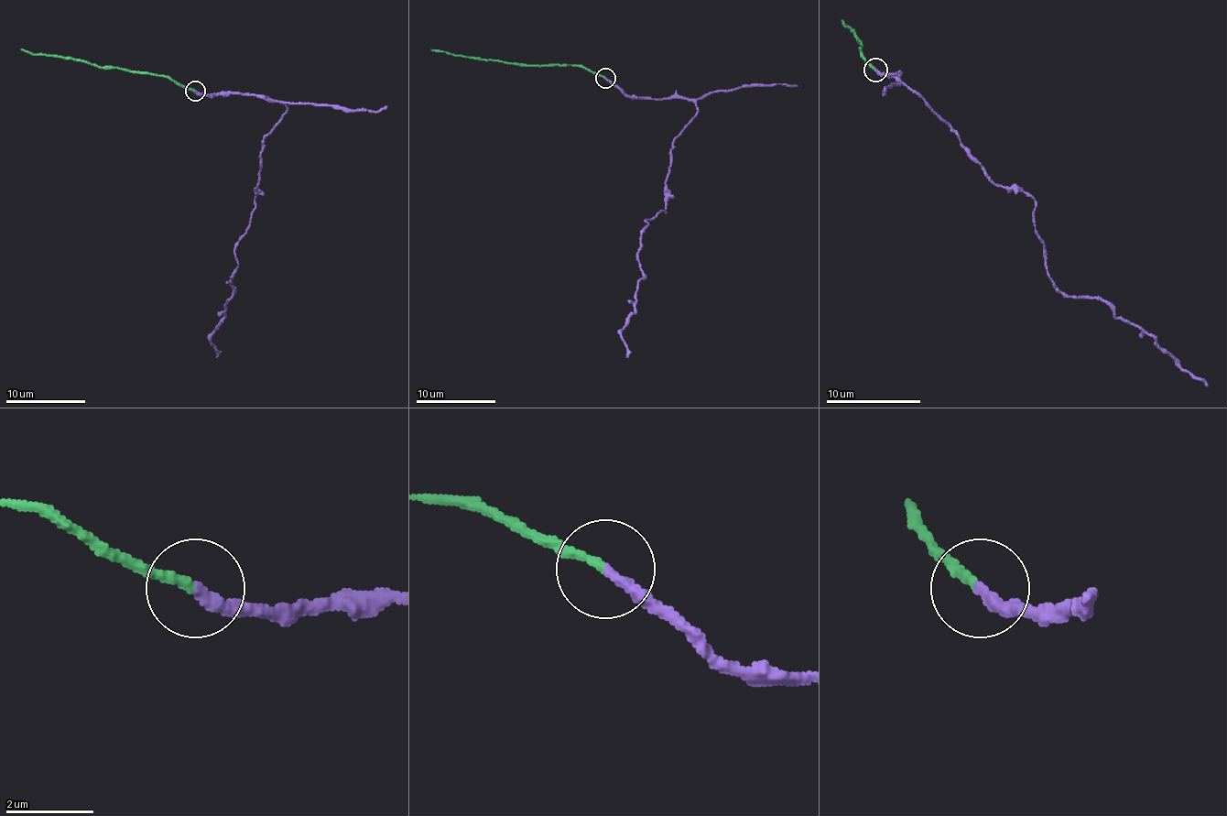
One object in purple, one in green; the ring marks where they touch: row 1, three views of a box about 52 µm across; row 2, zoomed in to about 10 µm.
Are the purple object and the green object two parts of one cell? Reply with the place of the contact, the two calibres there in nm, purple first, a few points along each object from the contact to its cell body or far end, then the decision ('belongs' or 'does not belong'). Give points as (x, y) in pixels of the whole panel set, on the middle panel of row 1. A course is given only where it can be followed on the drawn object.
place (605, 78); calibres 280 and 200 nm; course purple (604, 77), (626, 95), (697, 107), (670, 149), (665, 212), (640, 233), (643, 277), (621, 331), (626, 357); course green (604, 77), (577, 65), (508, 63), (430, 49); belongs

